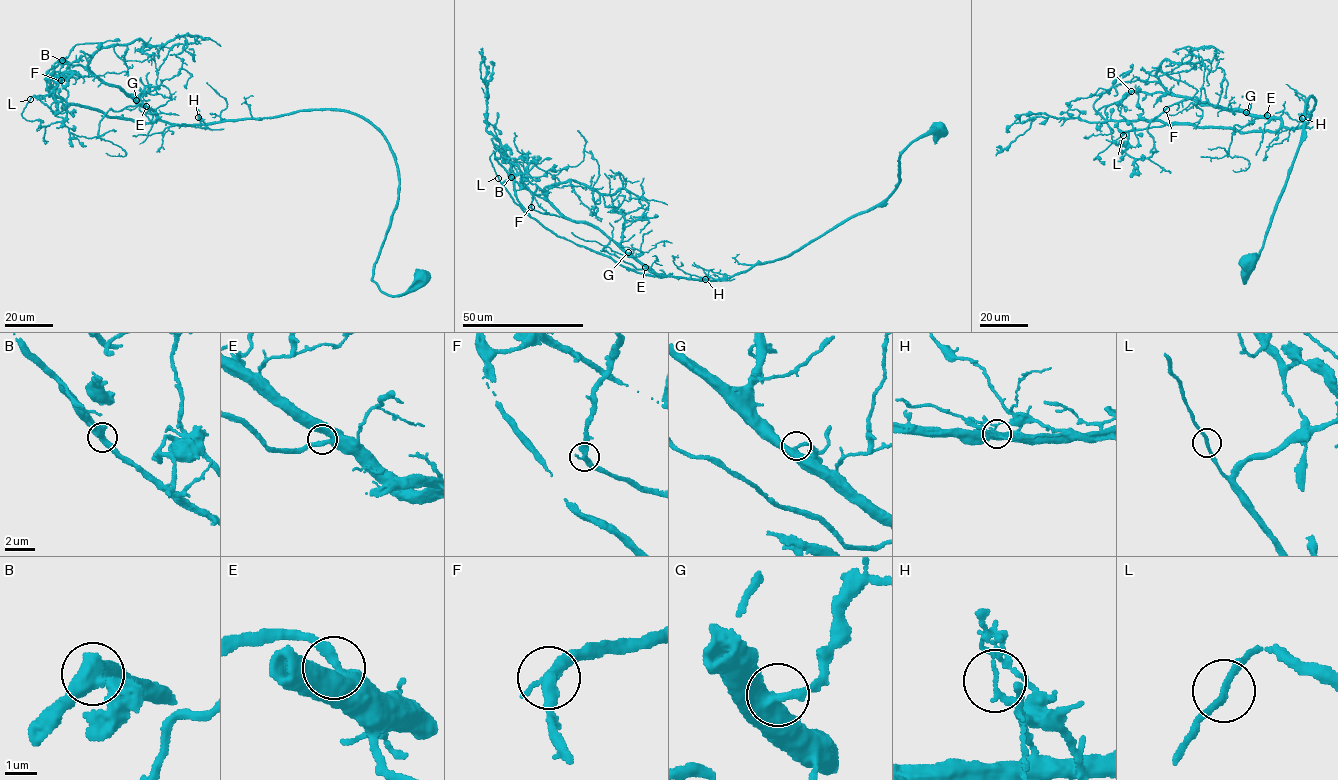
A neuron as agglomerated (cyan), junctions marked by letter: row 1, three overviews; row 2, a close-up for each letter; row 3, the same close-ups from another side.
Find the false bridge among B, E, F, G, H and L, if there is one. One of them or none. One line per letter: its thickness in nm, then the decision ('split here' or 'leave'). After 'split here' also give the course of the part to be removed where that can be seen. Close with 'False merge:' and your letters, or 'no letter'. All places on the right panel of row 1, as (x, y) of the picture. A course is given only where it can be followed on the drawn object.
B: calibre 600 nm; leave
E: calibre 380 nm; leave
F: calibre 400 nm; leave
G: calibre 420 nm; leave
H: calibre 150 nm; split here; course (1302, 118), (1306, 128), (1291, 127), (1281, 131), (1269, 143), (1263, 161)
L: calibre 200 nm; leave
False merge: H

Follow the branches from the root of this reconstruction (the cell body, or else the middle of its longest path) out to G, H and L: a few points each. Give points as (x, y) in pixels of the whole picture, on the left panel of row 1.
G: (420, 277), (396, 295), (372, 279), (399, 178), (388, 141), (367, 121), (303, 110), (170, 124), (136, 100)
H: (420, 277), (396, 295), (372, 279), (399, 179), (388, 141), (373, 126), (330, 109), (210, 124), (198, 117)
L: (420, 277), (396, 295), (372, 279), (399, 178), (384, 136), (355, 115), (303, 110), (175, 124), (30, 99)

